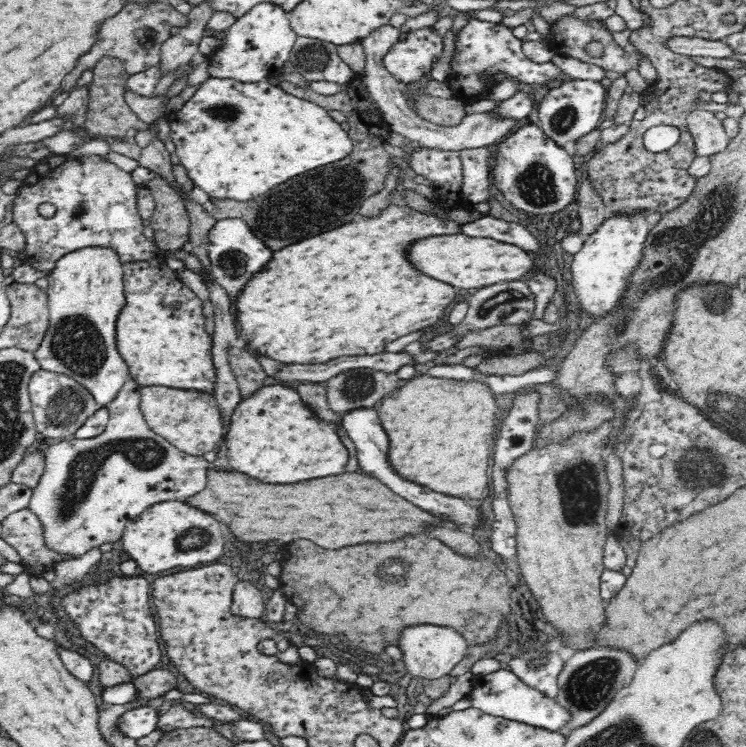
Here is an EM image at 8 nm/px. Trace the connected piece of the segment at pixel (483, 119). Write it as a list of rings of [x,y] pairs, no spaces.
[[[384,25],[359,42],[365,54],[364,68],[360,71],[360,81],[362,81],[370,100],[383,112],[383,122],[386,123],[388,132],[398,132],[398,134],[408,137],[416,145],[422,144],[428,148],[458,151],[462,150],[462,148],[478,148],[478,146],[489,144],[498,145],[518,129],[522,118],[505,116],[500,111],[473,111],[467,113],[462,122],[453,127],[435,125],[426,119],[418,117],[417,113],[408,107],[406,98],[402,95],[403,88],[400,83],[384,64],[384,57],[388,54],[390,48],[404,36],[402,27],[396,28],[395,26]]]

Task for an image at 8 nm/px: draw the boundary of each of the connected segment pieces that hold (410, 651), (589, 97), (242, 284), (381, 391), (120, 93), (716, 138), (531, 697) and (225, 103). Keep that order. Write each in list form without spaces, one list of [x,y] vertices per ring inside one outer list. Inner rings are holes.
[[[424,624],[418,628],[410,628],[408,632],[404,630],[399,648],[403,651],[403,662],[409,672],[409,677],[437,680],[449,675],[464,660],[469,647],[462,635],[453,628]]]
[[[574,79],[551,86],[538,108],[538,126],[558,146],[574,152],[574,146],[604,119],[606,89],[598,81]]]
[[[226,217],[217,220],[209,231],[209,244],[207,248],[211,260],[211,272],[215,278],[216,284],[220,285],[230,299],[230,315],[236,328],[241,331],[241,317],[238,313],[238,303],[241,302],[241,296],[244,295],[246,284],[250,282],[250,276],[254,278],[260,274],[264,268],[268,268],[270,260],[274,260],[274,252],[253,236],[252,230],[245,220],[238,217]]]
[[[370,368],[344,370],[326,379],[325,399],[330,411],[342,418],[359,408],[372,408],[398,390],[402,380],[395,373]]]
[[[102,55],[92,68],[93,76],[88,88],[86,134],[90,137],[103,138],[109,141],[121,140],[129,128],[148,129],[149,124],[138,119],[135,112],[124,99],[124,92],[128,92],[126,80],[131,74],[125,69],[123,60],[114,56]]]
[[[698,109],[687,118],[687,126],[694,143],[694,155],[709,156],[724,152],[730,138],[713,113]]]
[[[505,668],[486,674],[474,676],[472,691],[469,693],[471,706],[479,708],[481,712],[515,722],[523,722],[530,726],[540,726],[548,731],[564,731],[571,724],[571,712],[565,706],[543,692],[523,684]]]
[[[229,78],[209,79],[199,84],[194,95],[180,110],[166,113],[169,137],[175,144],[179,162],[188,171],[196,186],[206,190],[211,200],[232,198],[238,202],[252,200],[266,194],[276,184],[282,184],[296,174],[304,174],[318,166],[340,162],[353,154],[349,133],[330,118],[322,106],[296,98],[267,80],[243,83]]]

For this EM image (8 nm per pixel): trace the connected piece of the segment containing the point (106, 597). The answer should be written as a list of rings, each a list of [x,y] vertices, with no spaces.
[[[139,576],[114,577],[105,584],[90,585],[66,595],[62,602],[81,634],[109,659],[126,665],[134,677],[141,676],[162,660],[154,612],[150,612],[150,580]]]

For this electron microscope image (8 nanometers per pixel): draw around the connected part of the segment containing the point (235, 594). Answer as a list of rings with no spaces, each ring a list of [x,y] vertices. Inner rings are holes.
[[[238,581],[232,590],[232,600],[228,611],[234,618],[242,620],[261,619],[266,613],[260,590],[250,581]]]

